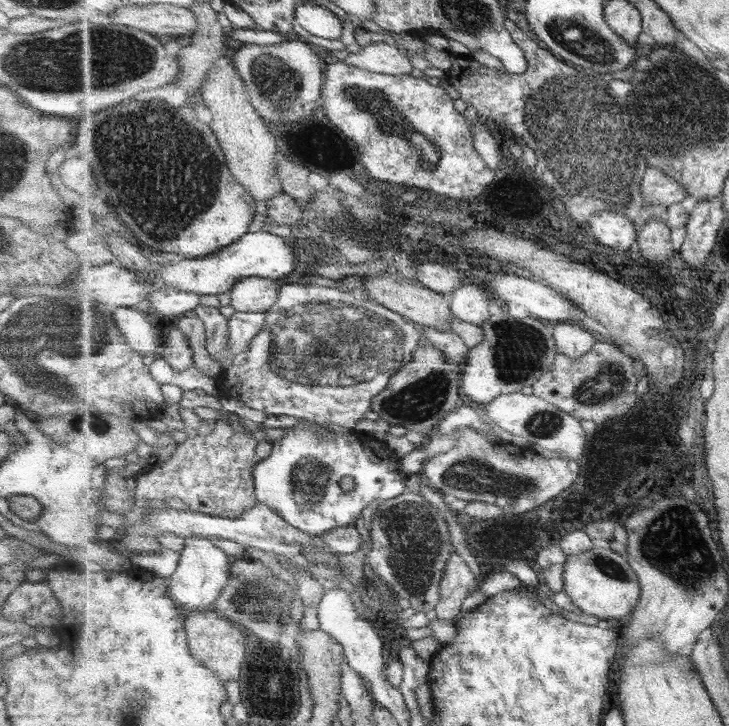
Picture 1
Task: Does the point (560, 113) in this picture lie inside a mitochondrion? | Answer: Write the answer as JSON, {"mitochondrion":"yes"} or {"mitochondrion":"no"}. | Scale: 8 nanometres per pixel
{"mitochondrion":"yes"}

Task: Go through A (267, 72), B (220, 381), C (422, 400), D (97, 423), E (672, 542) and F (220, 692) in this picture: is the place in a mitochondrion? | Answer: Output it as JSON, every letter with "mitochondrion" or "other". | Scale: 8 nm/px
{"A":"mitochondrion","B":"other","C":"mitochondrion","D":"mitochondrion","E":"mitochondrion","F":"other"}

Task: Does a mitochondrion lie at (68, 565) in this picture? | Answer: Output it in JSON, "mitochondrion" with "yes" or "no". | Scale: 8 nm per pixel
{"mitochondrion":"no"}

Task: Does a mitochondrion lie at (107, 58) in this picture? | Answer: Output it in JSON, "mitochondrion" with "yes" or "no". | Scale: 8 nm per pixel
{"mitochondrion":"yes"}

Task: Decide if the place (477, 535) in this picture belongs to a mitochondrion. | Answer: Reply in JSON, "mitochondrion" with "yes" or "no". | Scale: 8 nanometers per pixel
{"mitochondrion":"no"}

